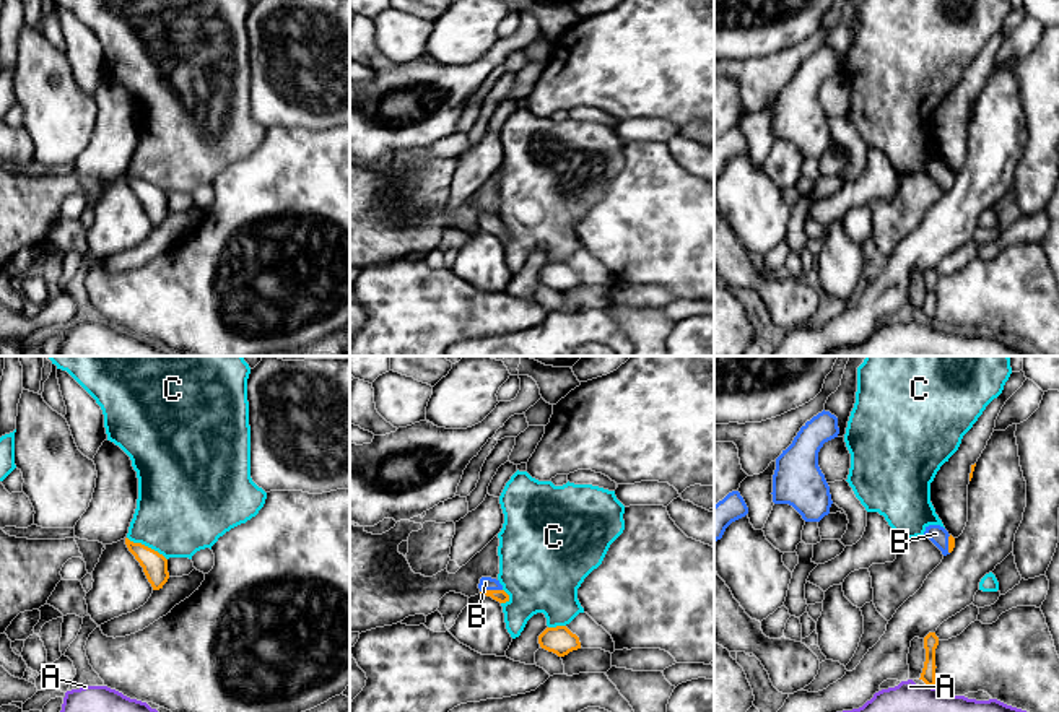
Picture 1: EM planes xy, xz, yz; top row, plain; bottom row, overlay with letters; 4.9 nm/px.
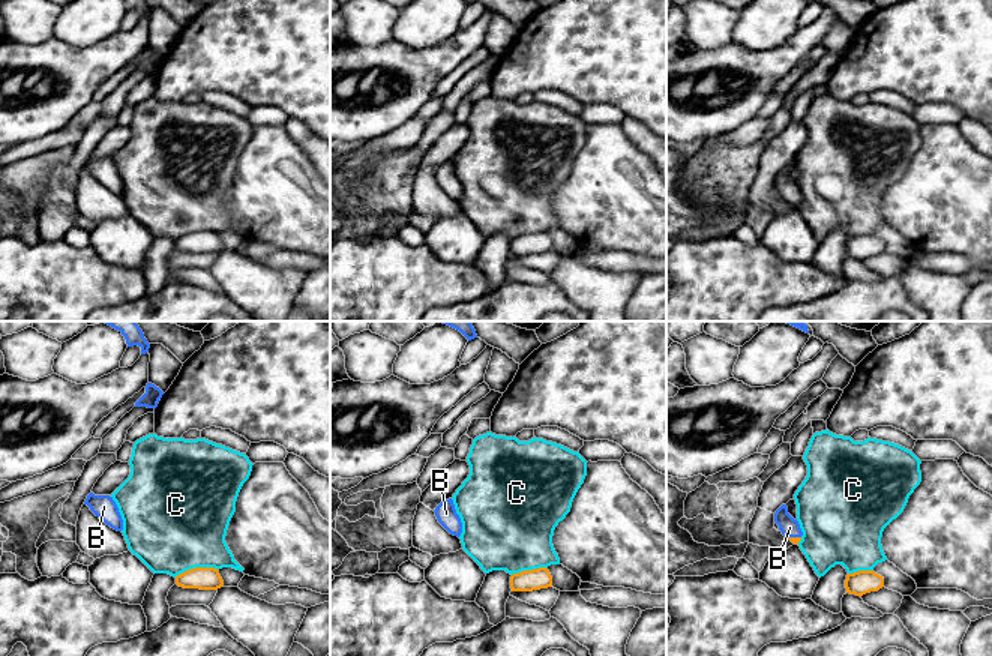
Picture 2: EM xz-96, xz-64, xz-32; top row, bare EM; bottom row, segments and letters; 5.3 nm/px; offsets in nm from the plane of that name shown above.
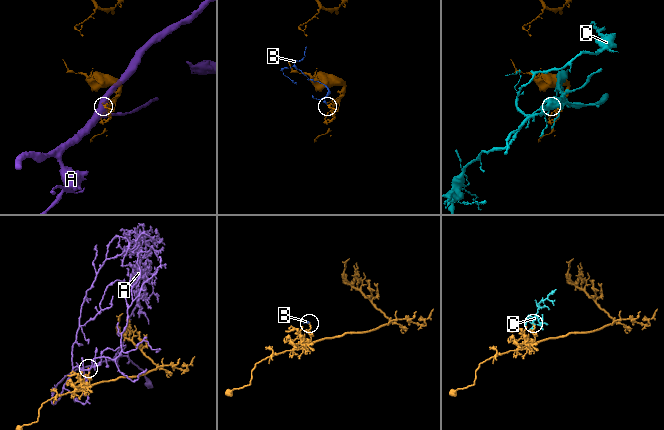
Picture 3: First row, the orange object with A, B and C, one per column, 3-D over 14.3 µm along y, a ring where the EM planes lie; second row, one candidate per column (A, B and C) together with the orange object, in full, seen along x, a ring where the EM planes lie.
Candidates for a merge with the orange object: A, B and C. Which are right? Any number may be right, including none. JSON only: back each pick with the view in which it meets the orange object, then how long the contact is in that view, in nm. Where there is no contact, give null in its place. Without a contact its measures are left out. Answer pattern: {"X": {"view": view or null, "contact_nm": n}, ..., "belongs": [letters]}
{"B": {"view": "xz", "contact_nm": 110}, "belongs": ["B"]}

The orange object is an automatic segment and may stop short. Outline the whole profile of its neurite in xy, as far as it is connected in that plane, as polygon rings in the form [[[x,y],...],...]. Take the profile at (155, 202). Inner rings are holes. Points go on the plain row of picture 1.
[[[125,174],[125,180],[129,187],[135,192],[135,195],[140,198],[140,202],[143,203],[143,208],[148,218],[151,219],[153,226],[163,224],[163,221],[169,215],[168,195],[158,187],[142,179],[133,179],[129,174]]]

